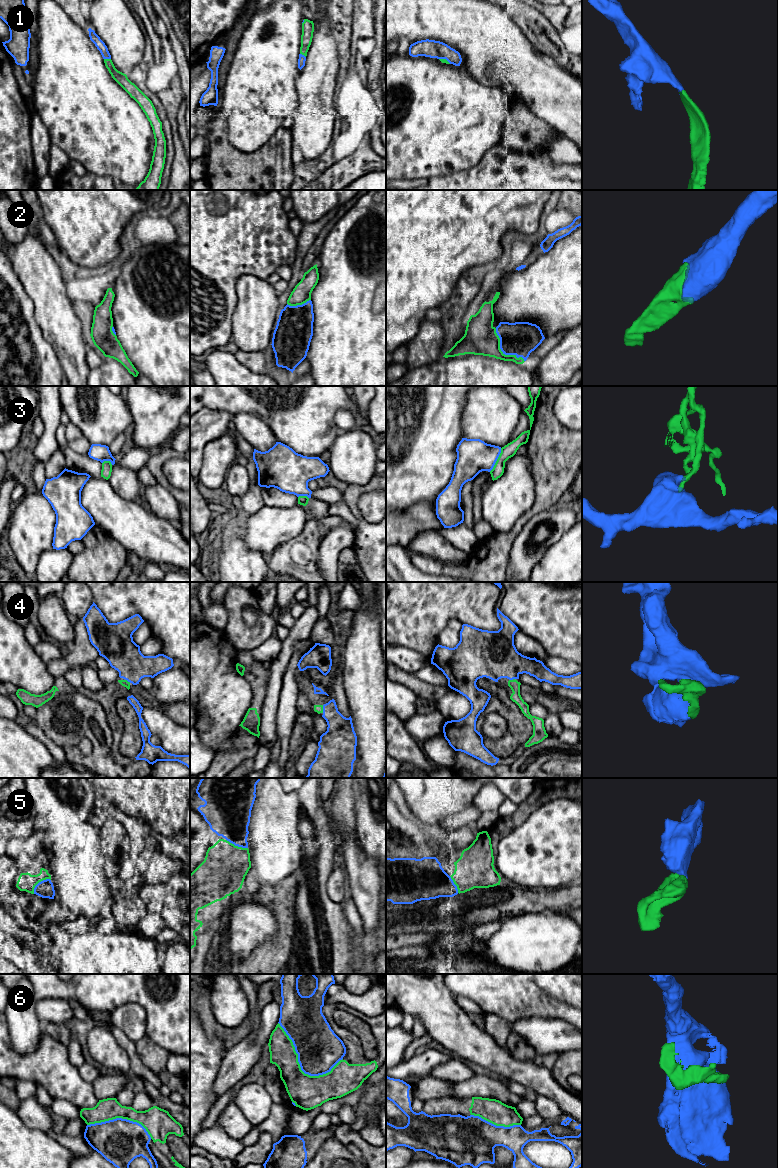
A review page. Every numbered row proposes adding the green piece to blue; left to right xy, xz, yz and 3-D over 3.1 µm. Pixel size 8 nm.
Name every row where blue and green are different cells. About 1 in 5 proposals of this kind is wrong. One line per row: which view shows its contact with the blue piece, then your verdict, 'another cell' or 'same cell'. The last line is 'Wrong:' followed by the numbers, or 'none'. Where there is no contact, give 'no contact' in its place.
1: xy | same cell
2: yz | same cell
3: yz | another cell
4: xz | same cell
5: xy | same cell
6: xz | another cell
Wrong: 3, 6

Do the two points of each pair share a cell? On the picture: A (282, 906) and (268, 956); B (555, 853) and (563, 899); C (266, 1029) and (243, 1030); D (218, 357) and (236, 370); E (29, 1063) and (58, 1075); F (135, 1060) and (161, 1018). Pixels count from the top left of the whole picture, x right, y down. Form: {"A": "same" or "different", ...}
{"A": "same", "B": "different", "C": "different", "D": "same", "E": "same", "F": "different"}

